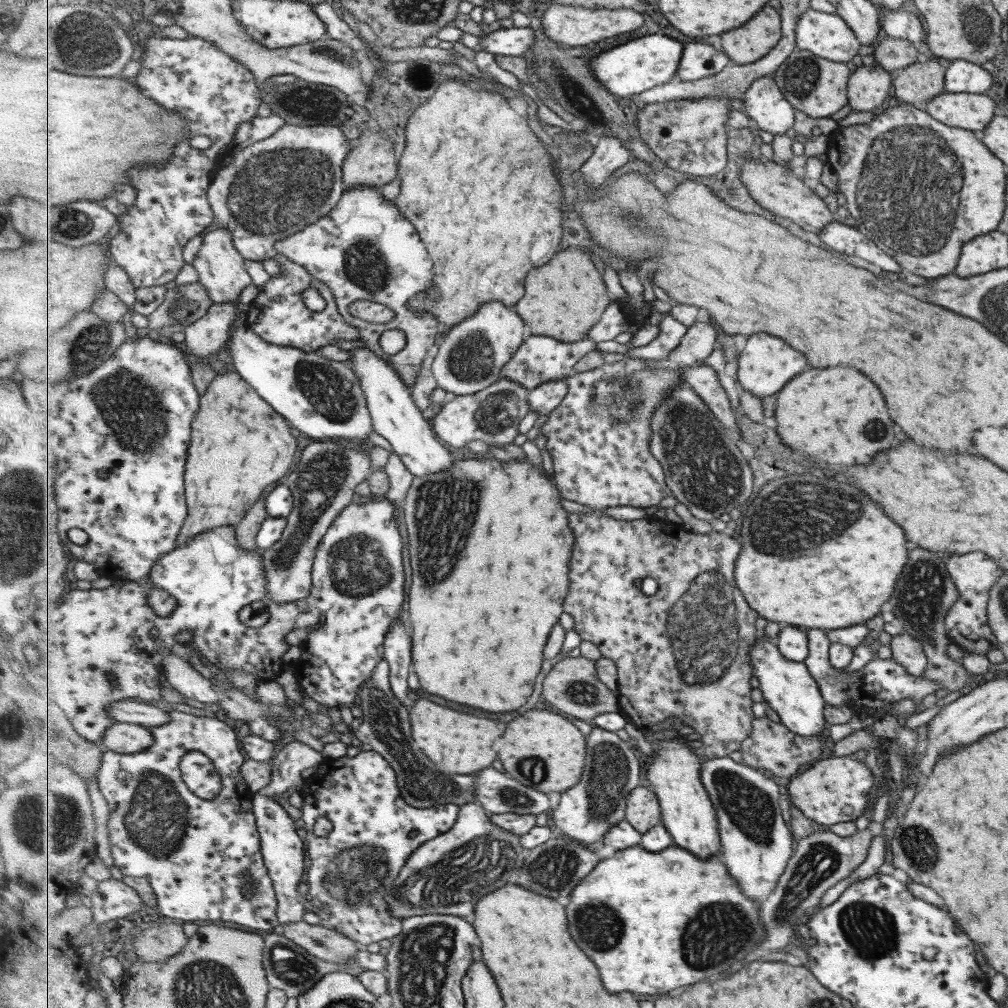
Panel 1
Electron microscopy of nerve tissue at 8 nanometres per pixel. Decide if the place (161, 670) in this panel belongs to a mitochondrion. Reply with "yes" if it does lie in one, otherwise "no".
no

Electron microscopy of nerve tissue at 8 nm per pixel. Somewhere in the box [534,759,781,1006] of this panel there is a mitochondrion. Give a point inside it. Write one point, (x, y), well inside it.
(701, 937)

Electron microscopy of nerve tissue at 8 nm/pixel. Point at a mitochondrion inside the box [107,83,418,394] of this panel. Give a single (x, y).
(275, 190)

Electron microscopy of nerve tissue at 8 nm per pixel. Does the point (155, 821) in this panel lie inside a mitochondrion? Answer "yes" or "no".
yes

